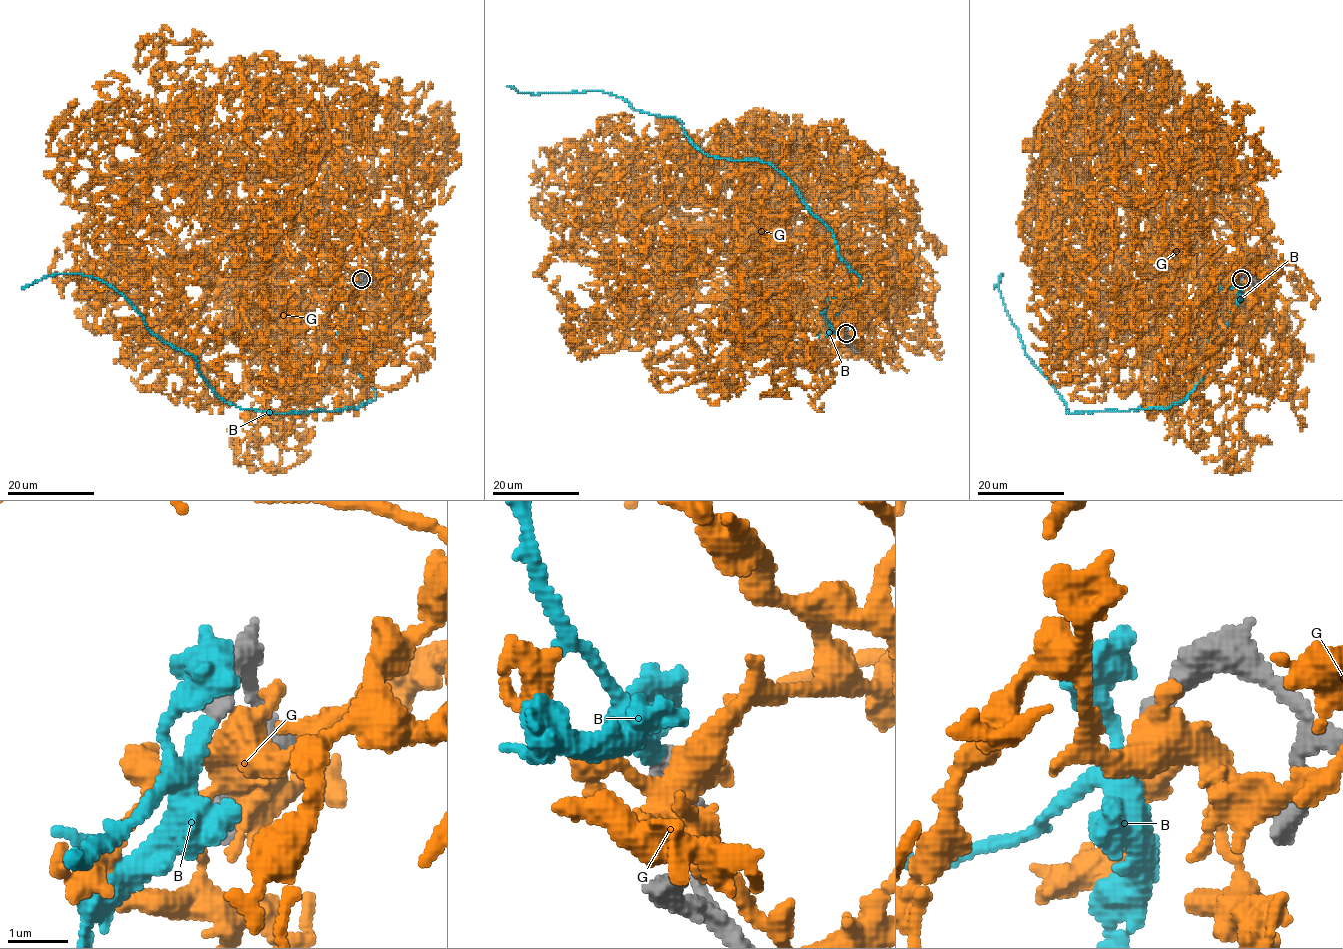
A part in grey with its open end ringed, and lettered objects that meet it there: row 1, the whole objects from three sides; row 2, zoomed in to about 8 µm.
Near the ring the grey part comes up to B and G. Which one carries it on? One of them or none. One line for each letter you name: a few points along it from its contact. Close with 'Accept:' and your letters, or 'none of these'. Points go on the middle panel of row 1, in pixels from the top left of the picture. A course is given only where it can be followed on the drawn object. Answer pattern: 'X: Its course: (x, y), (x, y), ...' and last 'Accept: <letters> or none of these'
B: Its course: (845, 334), (825, 307), (861, 279), (770, 164), (708, 155), (677, 118), (601, 91), (507, 85)
Accept: B

